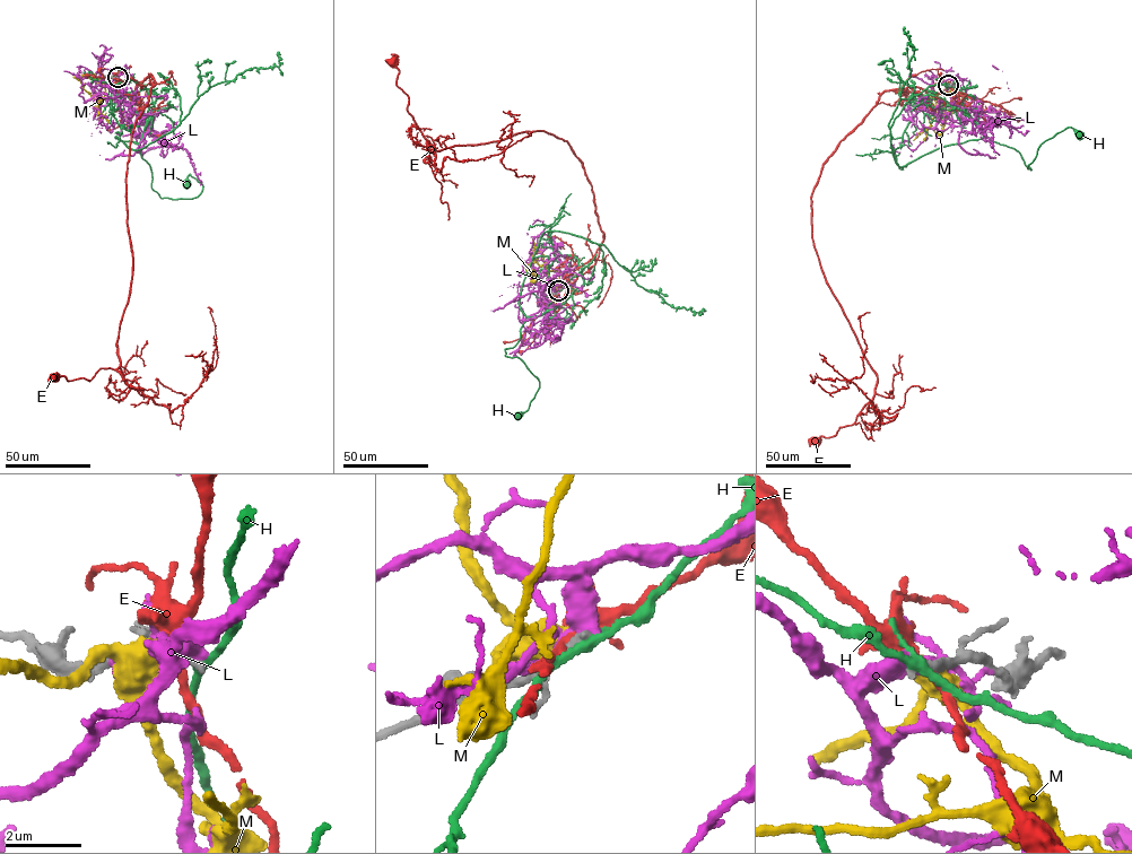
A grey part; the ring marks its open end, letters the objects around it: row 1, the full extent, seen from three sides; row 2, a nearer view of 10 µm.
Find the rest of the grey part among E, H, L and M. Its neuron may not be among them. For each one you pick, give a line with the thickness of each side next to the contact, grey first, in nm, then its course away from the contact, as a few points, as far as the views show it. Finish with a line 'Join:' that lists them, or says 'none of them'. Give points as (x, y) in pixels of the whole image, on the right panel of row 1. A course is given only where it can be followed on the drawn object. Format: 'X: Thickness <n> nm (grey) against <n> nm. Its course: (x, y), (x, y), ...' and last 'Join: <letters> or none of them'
Join: none of them

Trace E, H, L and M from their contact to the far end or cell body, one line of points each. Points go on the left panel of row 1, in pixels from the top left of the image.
E: (116, 77), (138, 103), (137, 85), (155, 84), (130, 145), (120, 365), (53, 376)
H: (118, 76), (147, 114), (138, 146), (151, 189), (199, 195), (202, 184), (189, 174), (188, 183)
L: (118, 77), (105, 83), (140, 121), (130, 124), (128, 102), (99, 94), (95, 109), (107, 118), (99, 128)
M: (115, 77), (81, 79), (84, 88), (101, 101), (99, 118), (105, 113)

